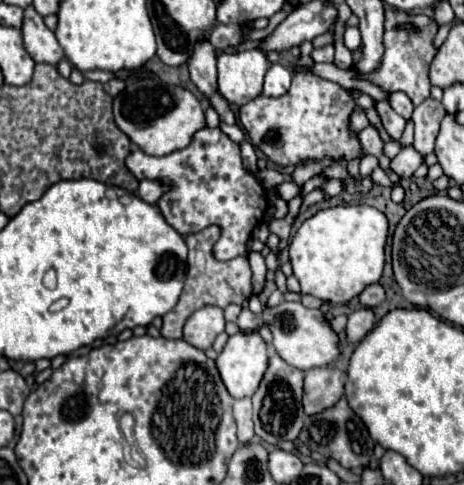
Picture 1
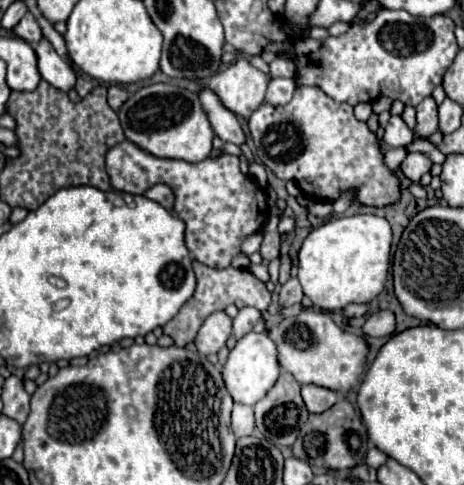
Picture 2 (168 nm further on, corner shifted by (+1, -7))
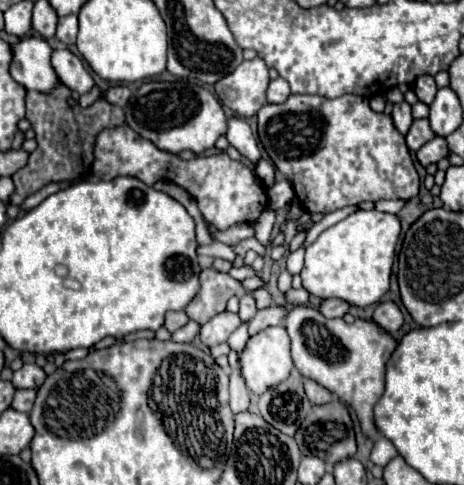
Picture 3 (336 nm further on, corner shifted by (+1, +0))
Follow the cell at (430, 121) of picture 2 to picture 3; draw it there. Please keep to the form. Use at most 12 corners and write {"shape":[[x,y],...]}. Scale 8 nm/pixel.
{"shape":[[418,76],[412,90],[418,100],[432,104],[438,92],[434,76]]}

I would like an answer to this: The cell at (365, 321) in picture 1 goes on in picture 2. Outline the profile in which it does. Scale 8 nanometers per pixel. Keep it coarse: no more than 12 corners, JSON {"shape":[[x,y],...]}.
{"shape":[[378,311],[366,319],[366,337],[394,333],[394,313]]}

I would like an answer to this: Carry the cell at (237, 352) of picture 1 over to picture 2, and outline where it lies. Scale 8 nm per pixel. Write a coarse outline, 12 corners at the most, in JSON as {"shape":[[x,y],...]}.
{"shape":[[250,331],[222,377],[236,403],[254,405],[280,375],[276,345]]}

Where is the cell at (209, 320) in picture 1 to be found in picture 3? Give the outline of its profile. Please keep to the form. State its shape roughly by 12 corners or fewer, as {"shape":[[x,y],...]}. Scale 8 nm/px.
{"shape":[[222,312],[200,328],[212,348],[228,340],[242,324],[238,314]]}

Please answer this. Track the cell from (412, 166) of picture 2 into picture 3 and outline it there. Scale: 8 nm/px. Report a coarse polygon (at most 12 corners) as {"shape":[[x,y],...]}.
{"shape":[[442,136],[426,142],[416,158],[422,166],[440,162],[448,156],[448,144]]}

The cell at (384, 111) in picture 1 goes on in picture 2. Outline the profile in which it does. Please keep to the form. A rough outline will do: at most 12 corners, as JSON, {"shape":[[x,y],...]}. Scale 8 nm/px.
{"shape":[[390,117],[384,141],[404,147],[414,139],[402,117]]}

